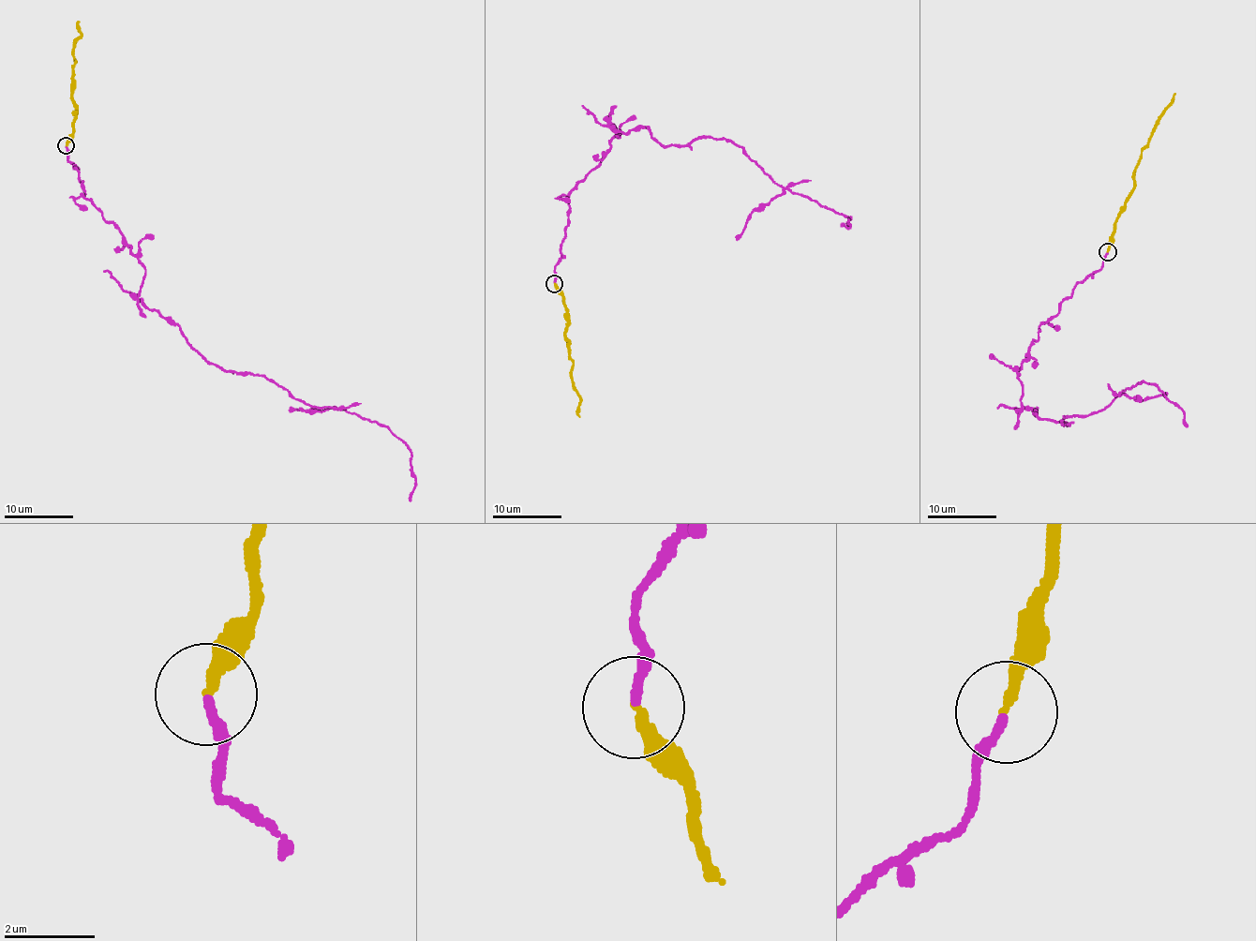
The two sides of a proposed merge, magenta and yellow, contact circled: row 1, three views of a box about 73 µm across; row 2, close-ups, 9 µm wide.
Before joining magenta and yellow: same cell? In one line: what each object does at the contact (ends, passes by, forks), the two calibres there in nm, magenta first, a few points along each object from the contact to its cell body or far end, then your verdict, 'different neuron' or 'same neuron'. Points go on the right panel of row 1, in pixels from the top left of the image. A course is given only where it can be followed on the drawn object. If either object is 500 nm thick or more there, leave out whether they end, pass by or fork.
magenta ends; yellow ends; calibres 180 and 240 nm; course magenta (1107, 252), (1040, 325), (1017, 371), (1020, 402), (1069, 425), (1063, 415), (1103, 410), (1142, 380), (1187, 426); course yellow (1107, 252), (1113, 224), (1134, 186), (1134, 170), (1141, 150), (1147, 144), (1157, 120), (1172, 102), (1174, 94); different neuron

